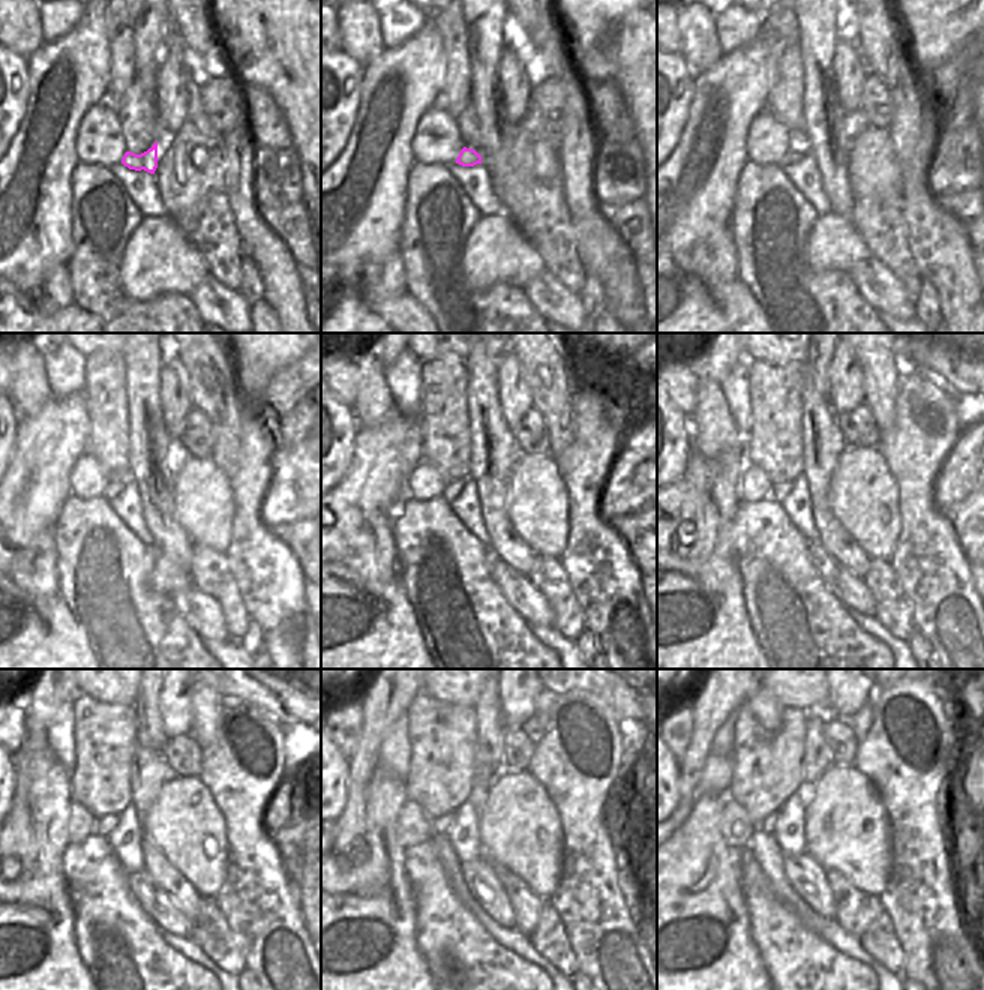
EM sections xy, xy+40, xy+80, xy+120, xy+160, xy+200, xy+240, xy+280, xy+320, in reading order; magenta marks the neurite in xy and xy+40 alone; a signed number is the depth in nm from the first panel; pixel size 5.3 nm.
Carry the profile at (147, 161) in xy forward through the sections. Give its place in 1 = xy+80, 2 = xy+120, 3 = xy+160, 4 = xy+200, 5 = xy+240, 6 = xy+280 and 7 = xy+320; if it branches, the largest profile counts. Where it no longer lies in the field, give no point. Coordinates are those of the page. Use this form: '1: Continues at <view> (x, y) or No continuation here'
1: Continues at xy+80 (792, 156)
2: Continues at xy+120 (116, 488)
3: Continues at xy+160 (452, 488)
4: Continues at xy+200 (780, 489)
5: Continues at xy+240 (105, 825)
6: Continues at xy+280 (440, 825)
7: Continues at xy+320 (768, 825).

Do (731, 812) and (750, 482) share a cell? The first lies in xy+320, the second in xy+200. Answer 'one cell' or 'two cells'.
one cell

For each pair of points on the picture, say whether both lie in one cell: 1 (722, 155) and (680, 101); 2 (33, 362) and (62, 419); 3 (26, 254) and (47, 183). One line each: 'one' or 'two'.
1: two
2: two
3: one

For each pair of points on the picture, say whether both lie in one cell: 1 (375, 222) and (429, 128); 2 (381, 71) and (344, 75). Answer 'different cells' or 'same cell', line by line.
1: different cells
2: different cells

